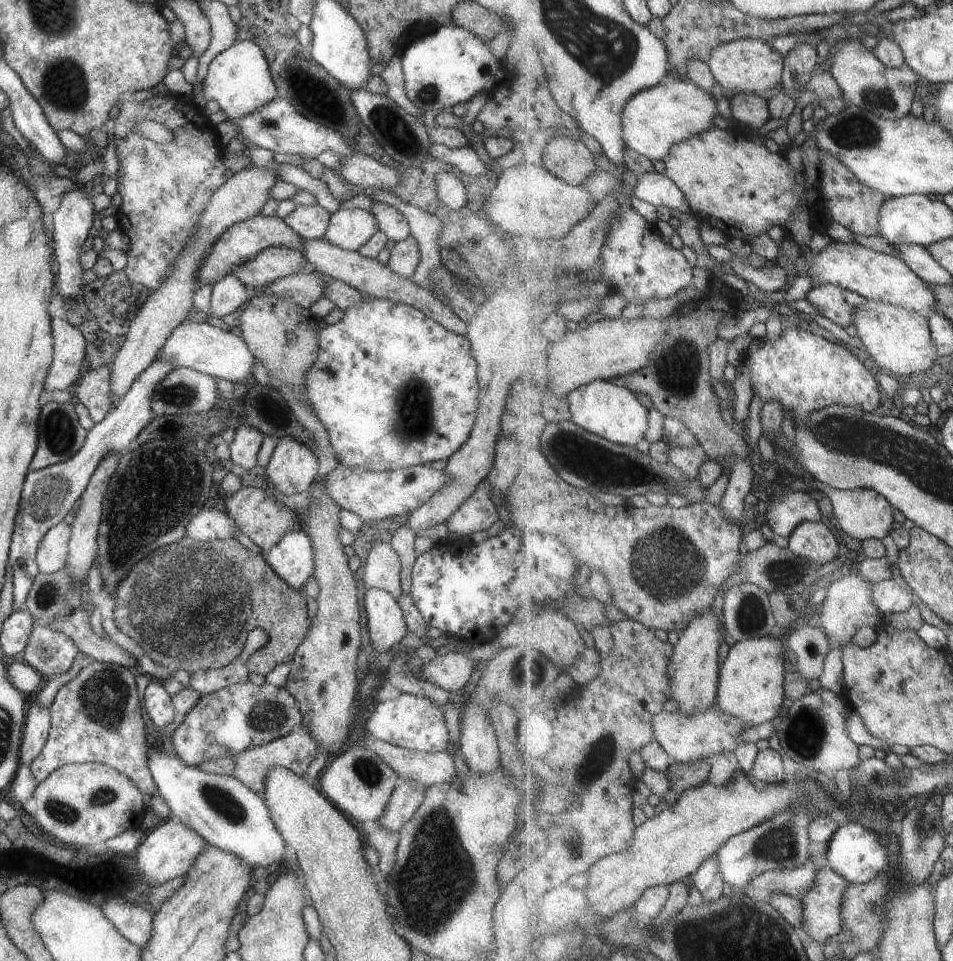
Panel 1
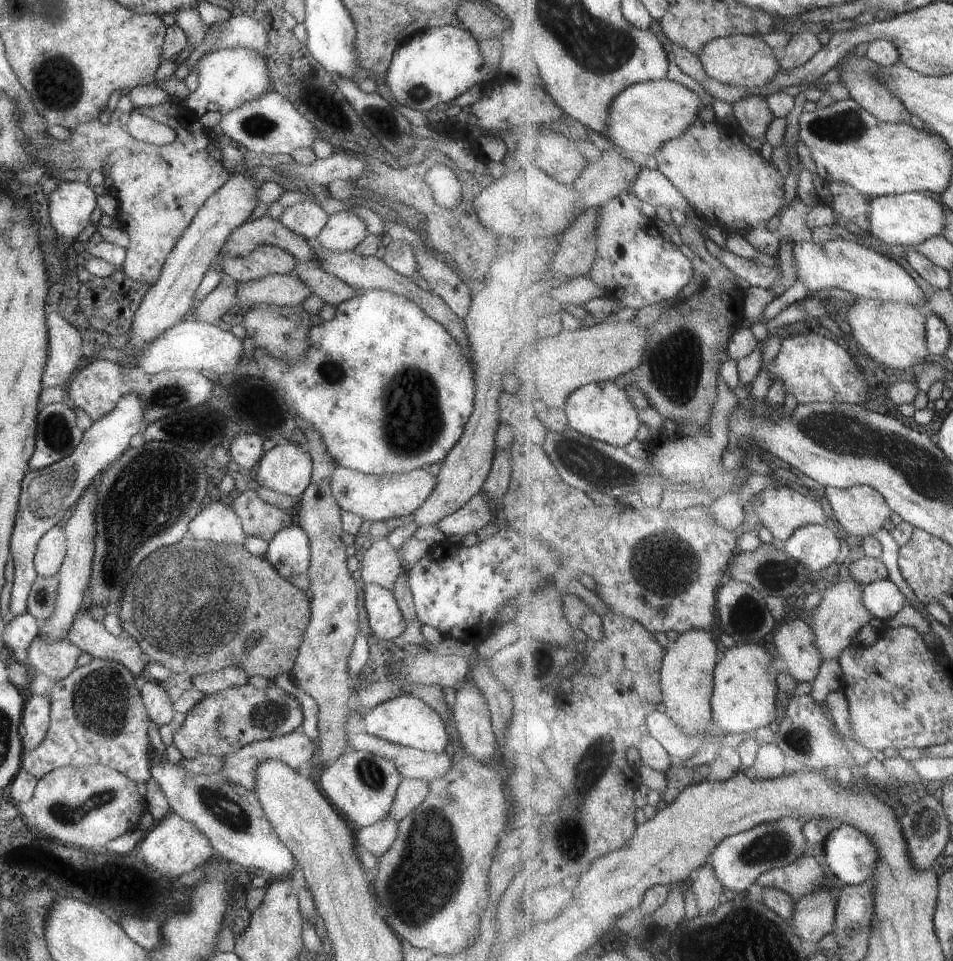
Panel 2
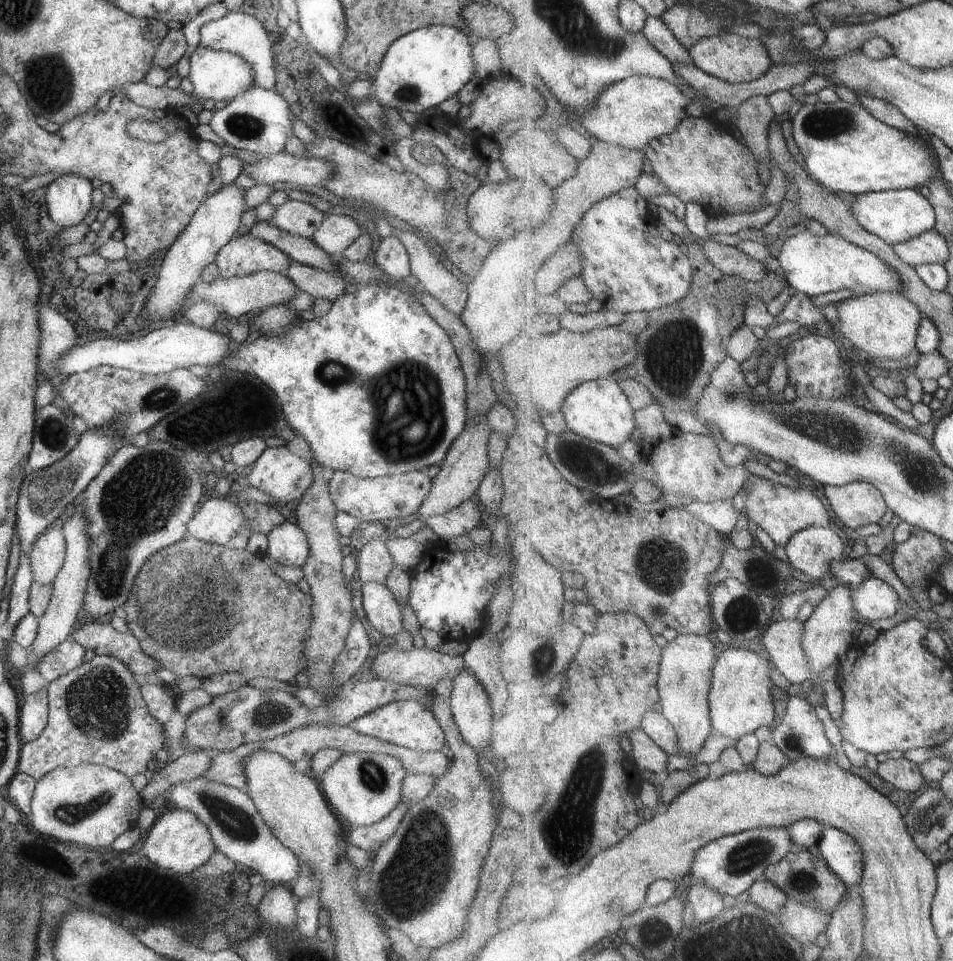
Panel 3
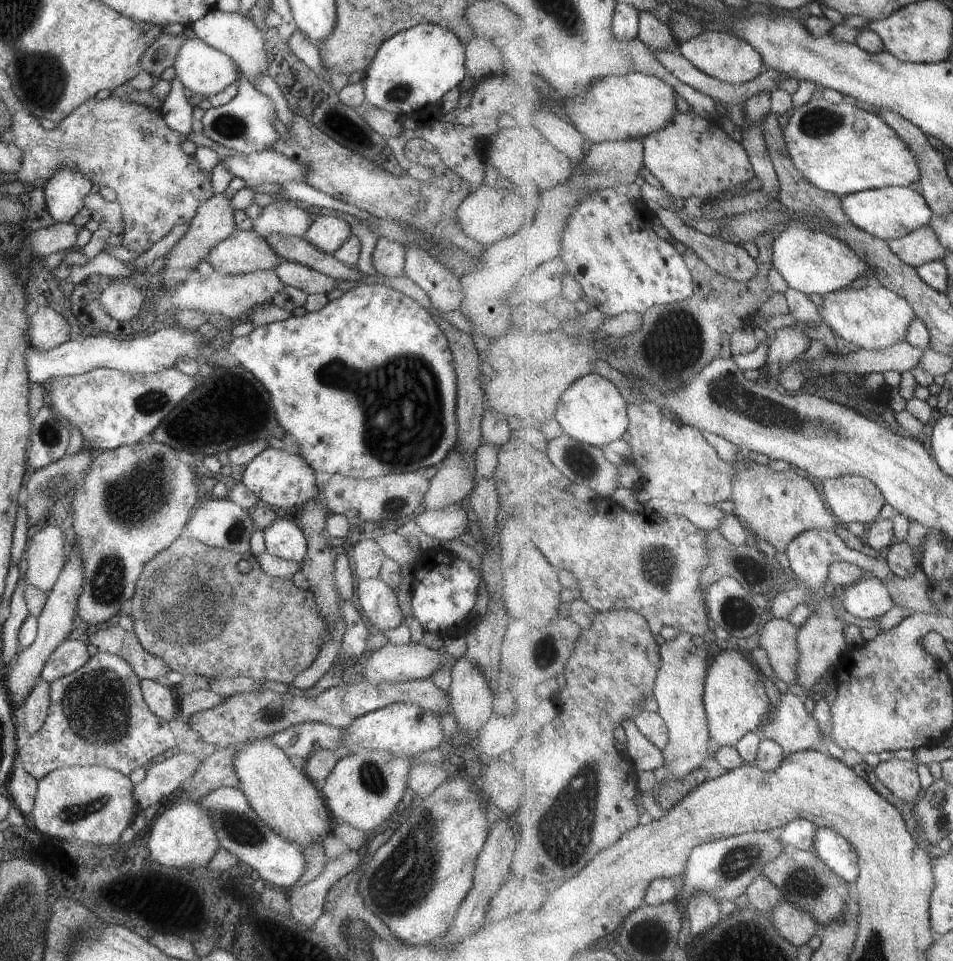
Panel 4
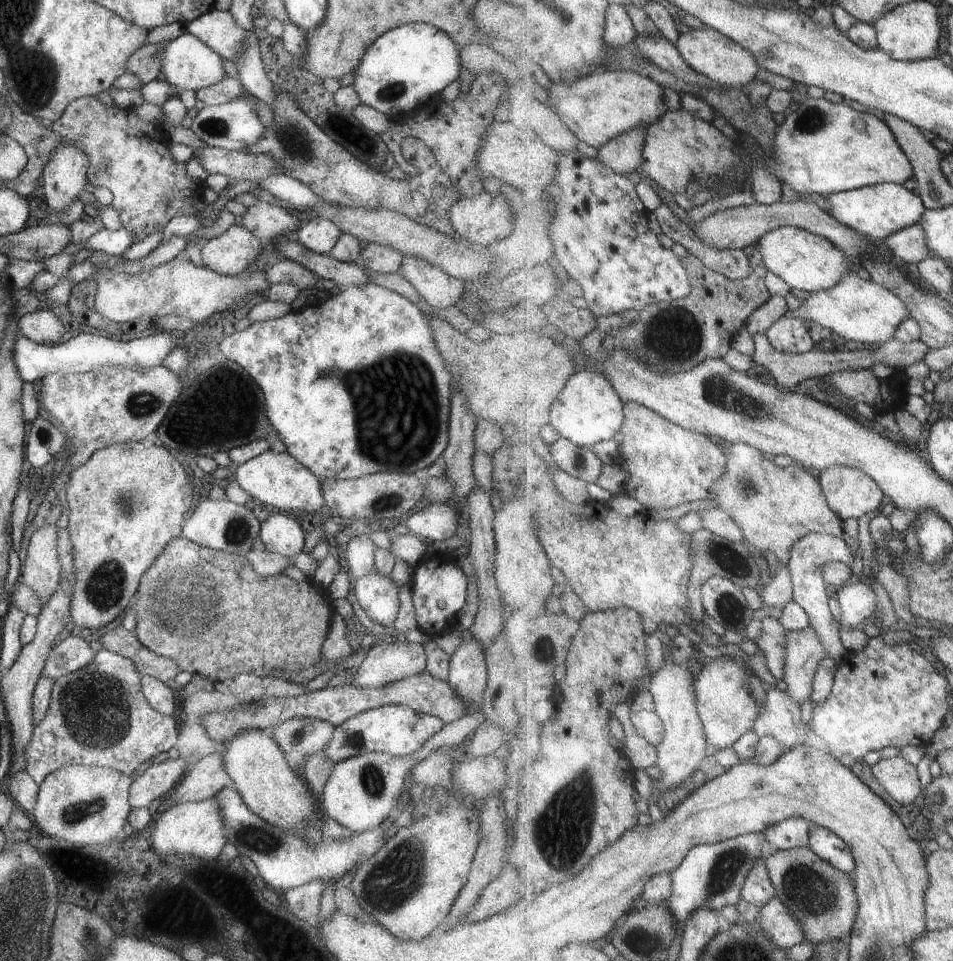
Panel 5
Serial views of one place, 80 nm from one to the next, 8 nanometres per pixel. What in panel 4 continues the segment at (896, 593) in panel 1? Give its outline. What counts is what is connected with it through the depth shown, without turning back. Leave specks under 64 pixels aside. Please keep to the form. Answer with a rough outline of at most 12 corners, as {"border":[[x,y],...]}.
{"border":[[870,575],[845,588],[847,612],[869,620],[895,606],[887,586]]}

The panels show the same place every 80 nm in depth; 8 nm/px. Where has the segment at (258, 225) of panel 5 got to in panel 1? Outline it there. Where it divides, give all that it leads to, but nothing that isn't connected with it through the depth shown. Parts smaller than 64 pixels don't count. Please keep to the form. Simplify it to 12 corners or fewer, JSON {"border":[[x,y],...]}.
{"border":[[295,206],[283,223],[301,239],[323,236],[329,212]]}

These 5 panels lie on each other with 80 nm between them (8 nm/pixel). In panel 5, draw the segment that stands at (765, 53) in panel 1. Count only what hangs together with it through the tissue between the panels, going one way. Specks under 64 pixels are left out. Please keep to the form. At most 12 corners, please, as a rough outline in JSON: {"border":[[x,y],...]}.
{"border":[[717,30],[680,32],[681,58],[723,87],[757,79],[755,56]]}

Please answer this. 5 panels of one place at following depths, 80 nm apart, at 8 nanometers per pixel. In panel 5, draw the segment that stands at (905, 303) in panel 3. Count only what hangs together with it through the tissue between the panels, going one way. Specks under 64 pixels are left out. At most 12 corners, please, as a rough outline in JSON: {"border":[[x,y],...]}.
{"border":[[851,270],[791,314],[846,341],[895,339],[908,308]]}

